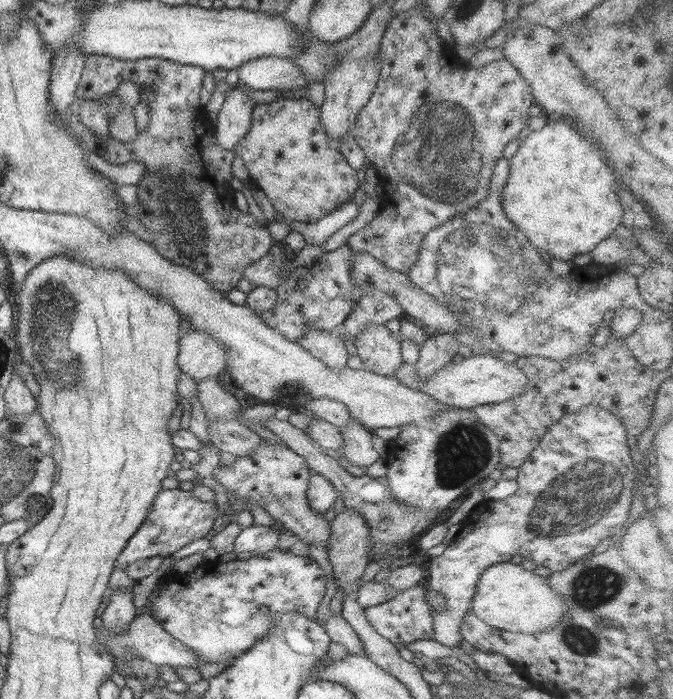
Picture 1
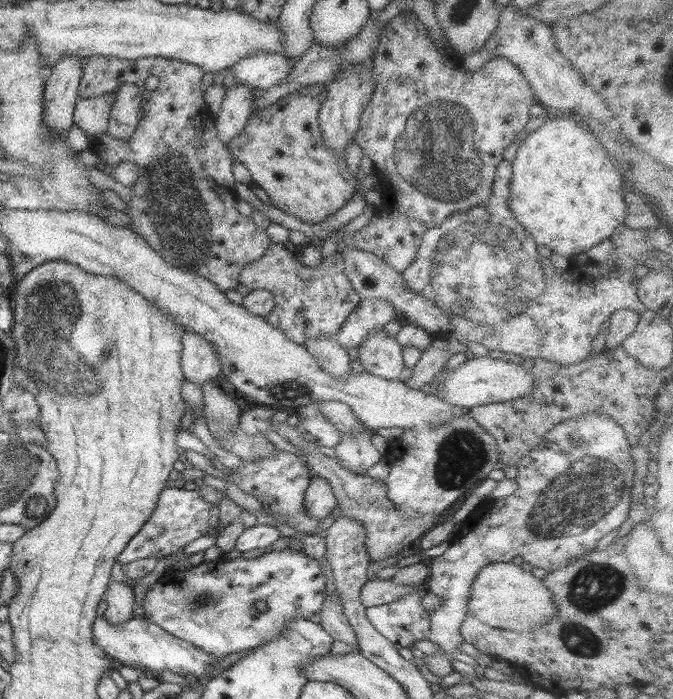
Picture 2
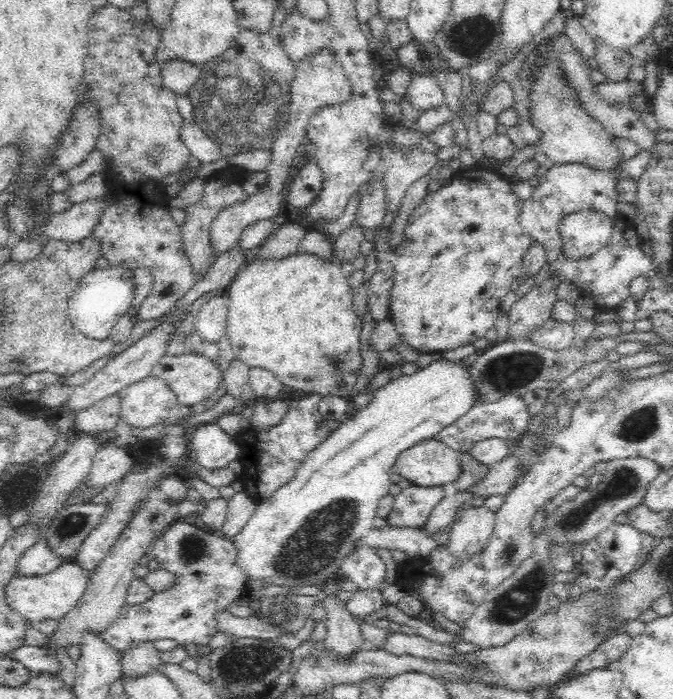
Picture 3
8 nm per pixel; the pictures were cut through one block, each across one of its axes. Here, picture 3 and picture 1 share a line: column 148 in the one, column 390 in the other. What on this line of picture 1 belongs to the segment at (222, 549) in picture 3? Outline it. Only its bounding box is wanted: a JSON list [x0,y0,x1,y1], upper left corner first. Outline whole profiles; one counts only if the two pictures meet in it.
[365,582,434,648]

